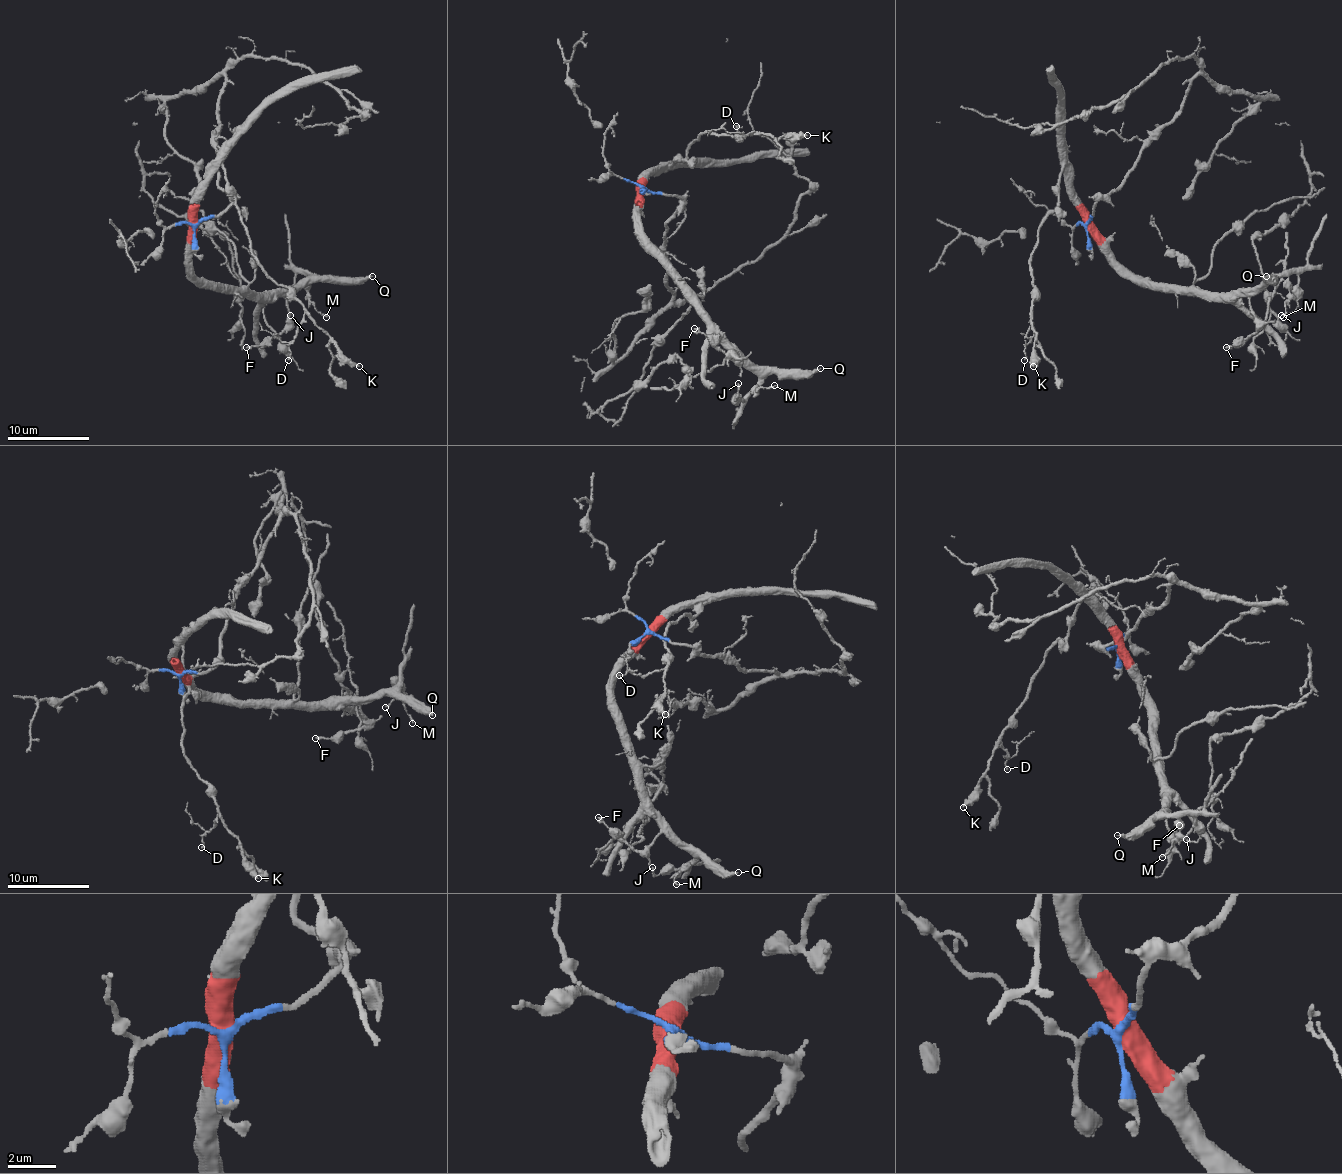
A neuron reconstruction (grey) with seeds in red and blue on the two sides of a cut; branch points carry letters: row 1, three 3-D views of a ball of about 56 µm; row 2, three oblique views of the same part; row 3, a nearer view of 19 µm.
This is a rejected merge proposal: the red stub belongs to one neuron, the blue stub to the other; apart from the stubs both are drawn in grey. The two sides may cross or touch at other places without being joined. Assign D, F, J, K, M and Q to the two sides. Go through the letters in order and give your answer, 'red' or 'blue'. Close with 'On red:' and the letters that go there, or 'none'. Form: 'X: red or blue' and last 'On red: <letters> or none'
D: red
F: red
J: red
K: red
M: red
Q: red
On red: D, F, J, K, M, Q

